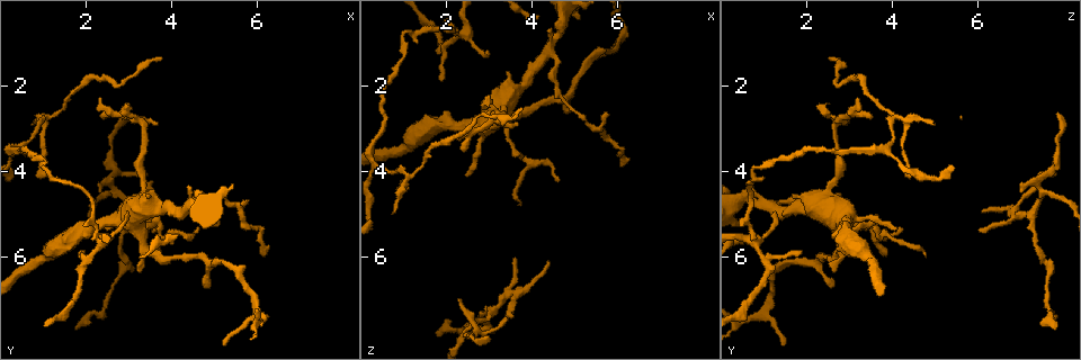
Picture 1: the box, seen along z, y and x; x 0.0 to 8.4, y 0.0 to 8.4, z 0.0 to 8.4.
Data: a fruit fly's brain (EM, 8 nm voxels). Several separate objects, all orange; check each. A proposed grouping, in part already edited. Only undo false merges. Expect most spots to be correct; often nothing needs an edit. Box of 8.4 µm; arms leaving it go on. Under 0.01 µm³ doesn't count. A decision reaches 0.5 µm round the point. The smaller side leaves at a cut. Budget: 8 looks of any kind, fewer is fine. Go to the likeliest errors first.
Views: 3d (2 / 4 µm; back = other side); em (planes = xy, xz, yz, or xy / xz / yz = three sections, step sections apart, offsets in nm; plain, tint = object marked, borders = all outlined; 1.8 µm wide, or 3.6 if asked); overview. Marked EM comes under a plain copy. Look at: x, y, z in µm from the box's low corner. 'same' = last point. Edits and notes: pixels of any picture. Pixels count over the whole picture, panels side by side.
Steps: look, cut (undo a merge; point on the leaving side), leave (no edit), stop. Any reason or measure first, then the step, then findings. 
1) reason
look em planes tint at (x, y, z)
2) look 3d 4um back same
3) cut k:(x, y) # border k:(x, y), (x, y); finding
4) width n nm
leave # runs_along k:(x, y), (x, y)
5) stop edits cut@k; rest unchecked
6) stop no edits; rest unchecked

three arms meet
look em planes tint at (1.00, 2.80, 4.10)

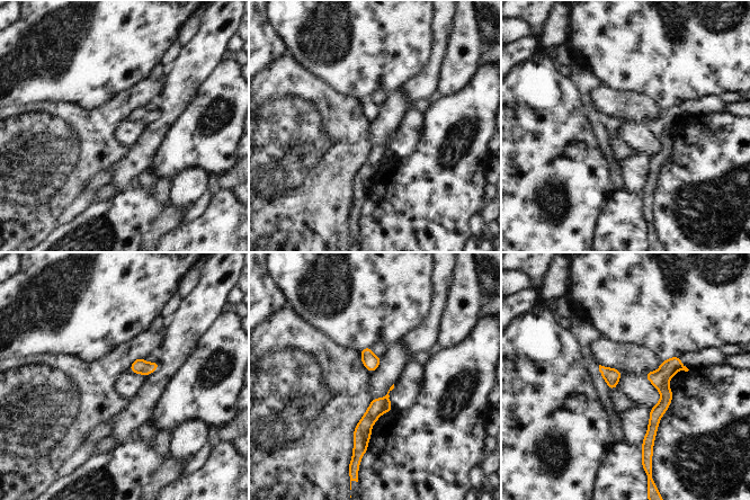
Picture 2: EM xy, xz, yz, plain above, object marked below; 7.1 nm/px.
cut 2:(387, 405) # border 2:(387, 399), (383, 403), (381, 413); two neurons meet here

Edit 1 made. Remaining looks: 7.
sharp bend
look em planes tint at (2.60, 4.35, 7.40)

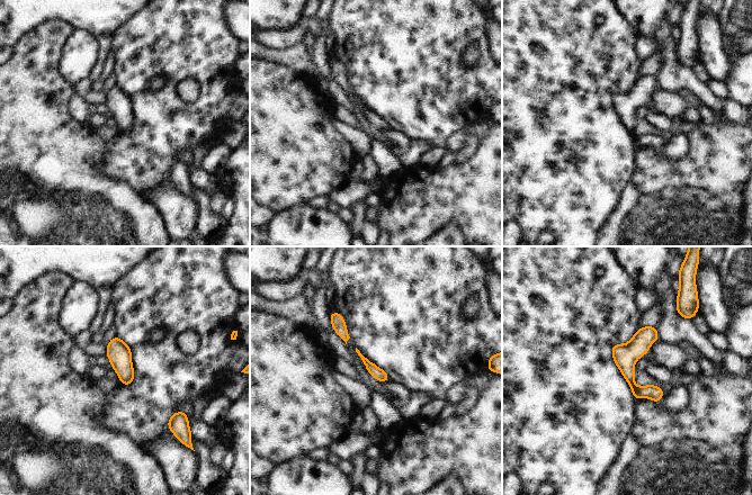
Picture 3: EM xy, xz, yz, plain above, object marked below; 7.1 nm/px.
leave # runs_along 3:(653, 329), (629, 378), (658, 398); continuous, no second neuron

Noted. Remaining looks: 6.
three-way junction
look 3d 2um back at (4.35, 4.90, 1.25)

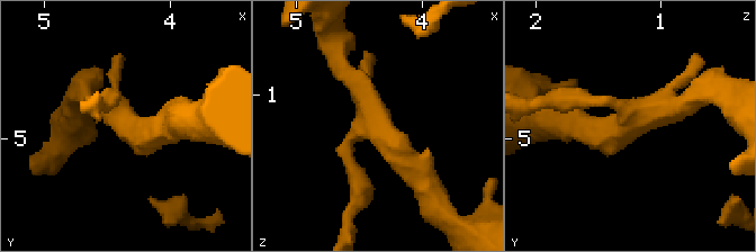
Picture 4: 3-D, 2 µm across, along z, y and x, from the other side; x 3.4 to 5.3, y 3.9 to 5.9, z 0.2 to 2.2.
arms 3; arm_widths 170, 220, 240 nm
look em planes tint at (4.34, 4.86, 1.26)

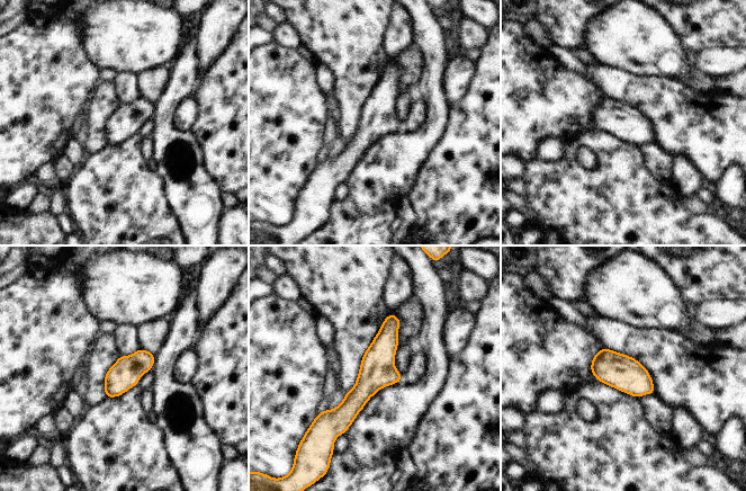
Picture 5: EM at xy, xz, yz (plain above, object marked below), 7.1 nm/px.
leave # runs_along 5:(393, 318), (377, 371), (340, 429); one neuron here

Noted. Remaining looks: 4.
stop edits cut@2; rest unchecked

